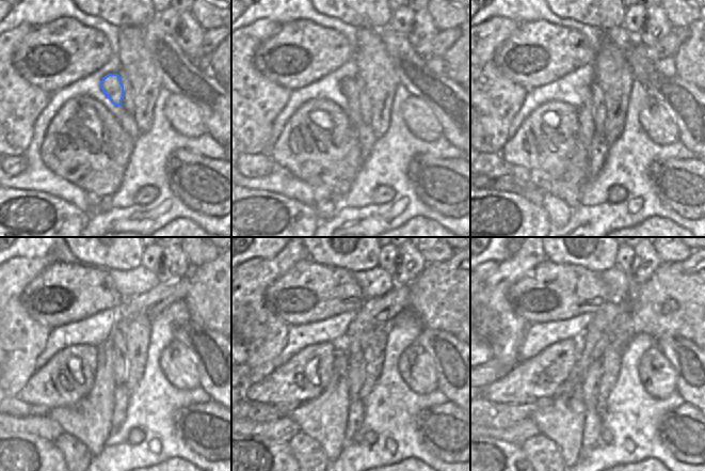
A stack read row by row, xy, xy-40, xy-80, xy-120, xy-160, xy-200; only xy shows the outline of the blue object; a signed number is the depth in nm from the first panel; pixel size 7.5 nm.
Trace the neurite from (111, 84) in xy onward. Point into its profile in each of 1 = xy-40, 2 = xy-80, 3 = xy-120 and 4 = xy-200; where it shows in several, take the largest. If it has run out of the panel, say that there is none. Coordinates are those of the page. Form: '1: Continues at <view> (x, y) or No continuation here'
1: Continues at xy-40 (349, 85)
2: Continues at xy-80 (567, 188)
3: Continues at xy-120 (89, 420)
4: Continues at xy-200 (563, 421)

